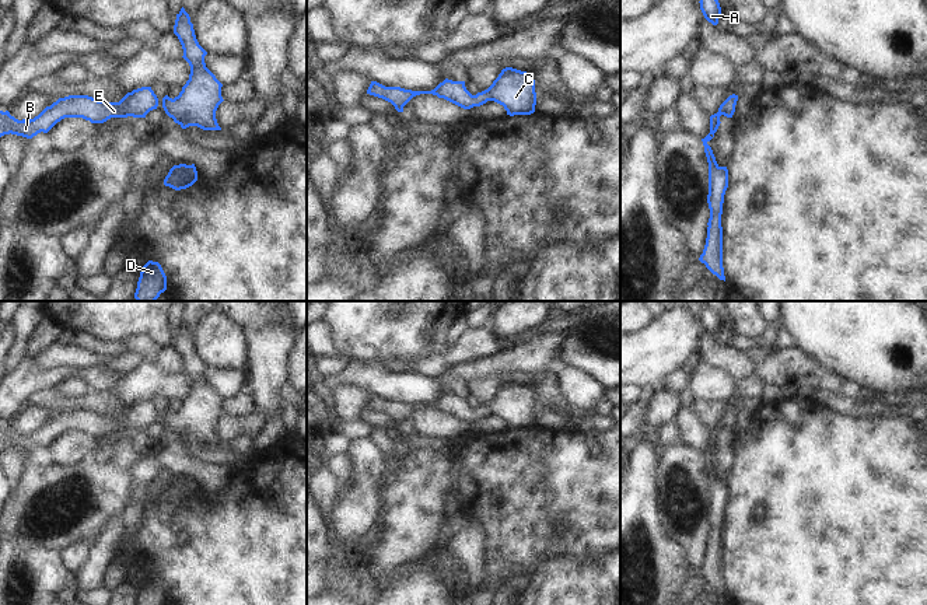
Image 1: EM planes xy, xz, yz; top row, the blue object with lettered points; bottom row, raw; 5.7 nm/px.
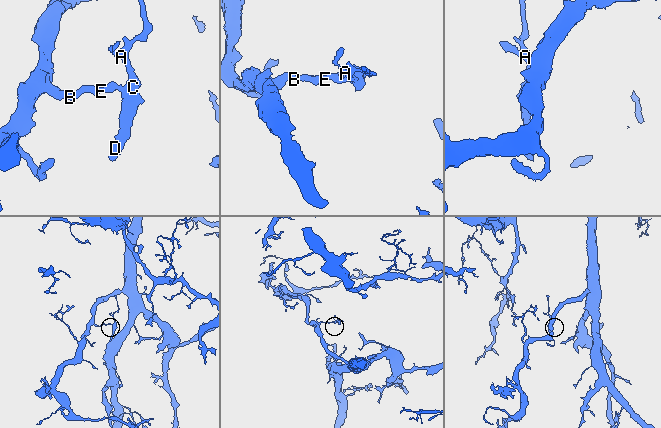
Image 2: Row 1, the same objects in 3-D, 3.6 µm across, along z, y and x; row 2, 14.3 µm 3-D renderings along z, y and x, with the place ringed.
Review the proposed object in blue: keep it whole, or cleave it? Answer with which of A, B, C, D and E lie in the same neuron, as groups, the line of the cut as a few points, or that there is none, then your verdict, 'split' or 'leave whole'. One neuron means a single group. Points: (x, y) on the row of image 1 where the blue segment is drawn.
A B C D E; no cut; leave whole

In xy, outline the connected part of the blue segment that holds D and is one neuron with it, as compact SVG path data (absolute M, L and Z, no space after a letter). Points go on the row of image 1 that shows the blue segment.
M148 260L140 272L134 298L155 301L167 290L167 276L158 262Z

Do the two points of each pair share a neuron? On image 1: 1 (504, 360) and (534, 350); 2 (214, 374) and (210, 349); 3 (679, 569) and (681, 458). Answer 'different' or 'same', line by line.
1: same
2: different
3: different

